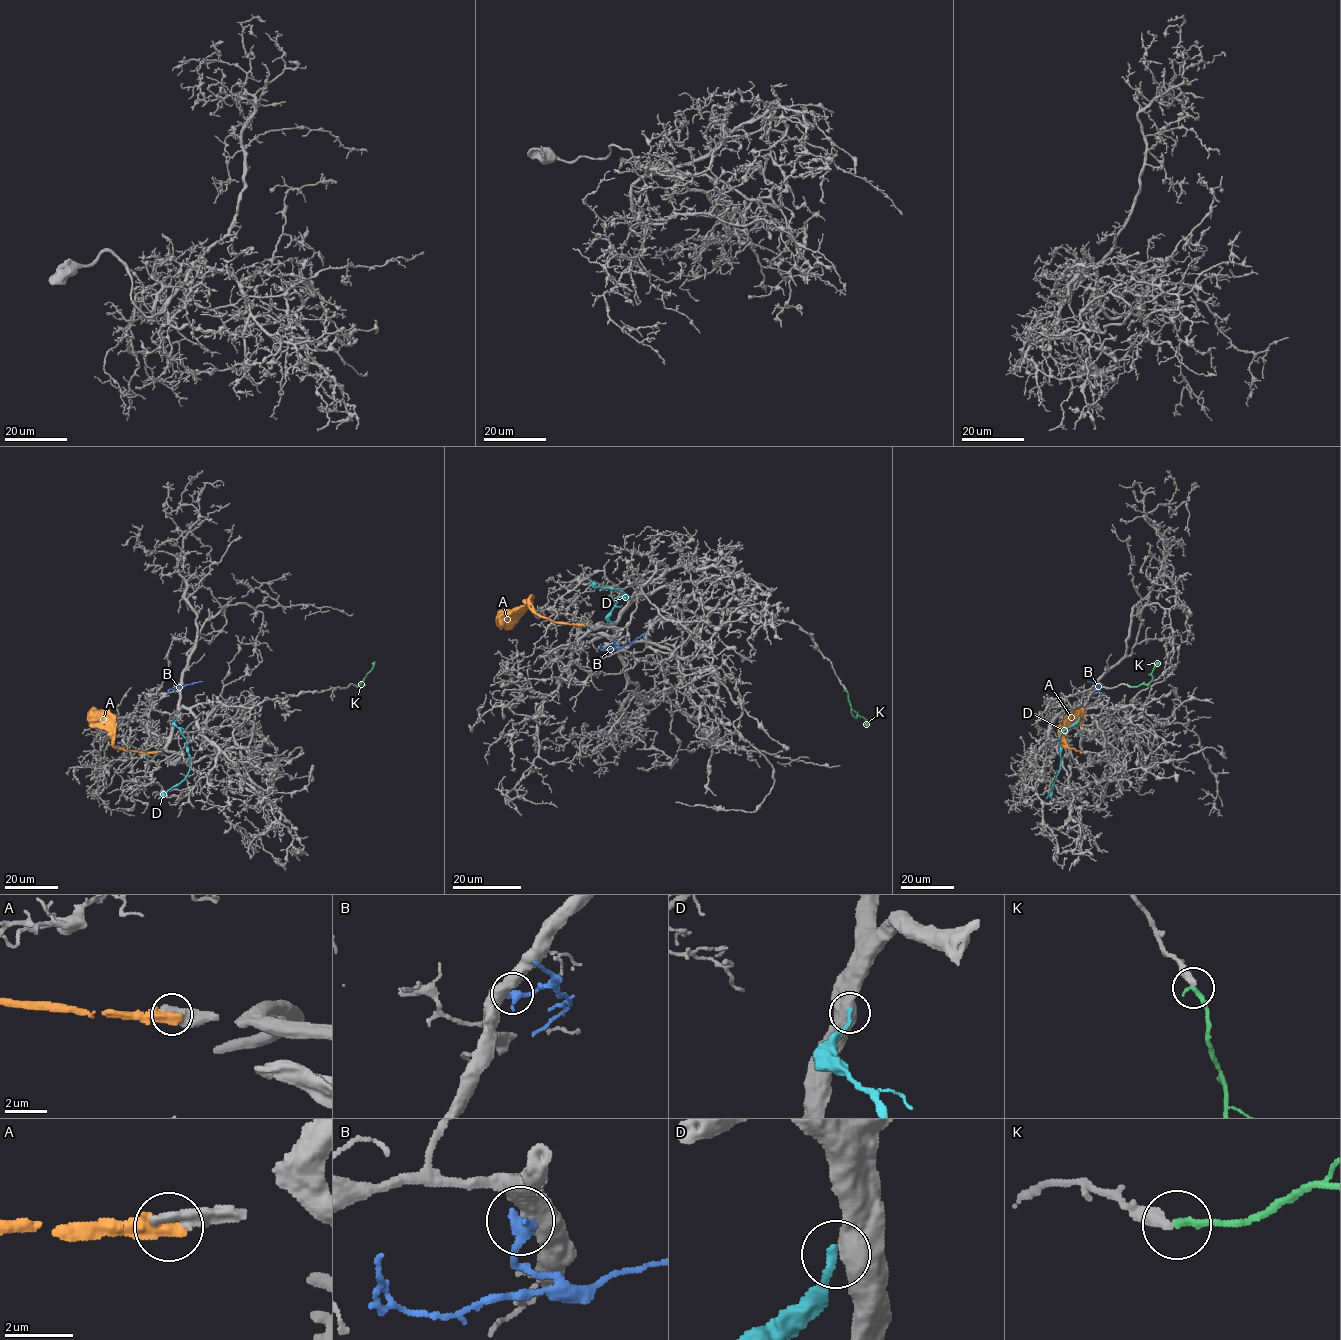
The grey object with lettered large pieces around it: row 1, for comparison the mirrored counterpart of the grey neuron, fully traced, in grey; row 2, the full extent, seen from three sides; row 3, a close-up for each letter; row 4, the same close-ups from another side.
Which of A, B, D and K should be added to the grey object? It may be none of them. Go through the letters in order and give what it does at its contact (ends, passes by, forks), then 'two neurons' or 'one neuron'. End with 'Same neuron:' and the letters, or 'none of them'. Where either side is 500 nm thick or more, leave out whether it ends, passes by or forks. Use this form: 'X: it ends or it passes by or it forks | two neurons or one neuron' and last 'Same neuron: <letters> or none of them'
A: two neurons
B: it ends | two neurons
D: two neurons
K: it ends | one neuron
Same neuron: K

